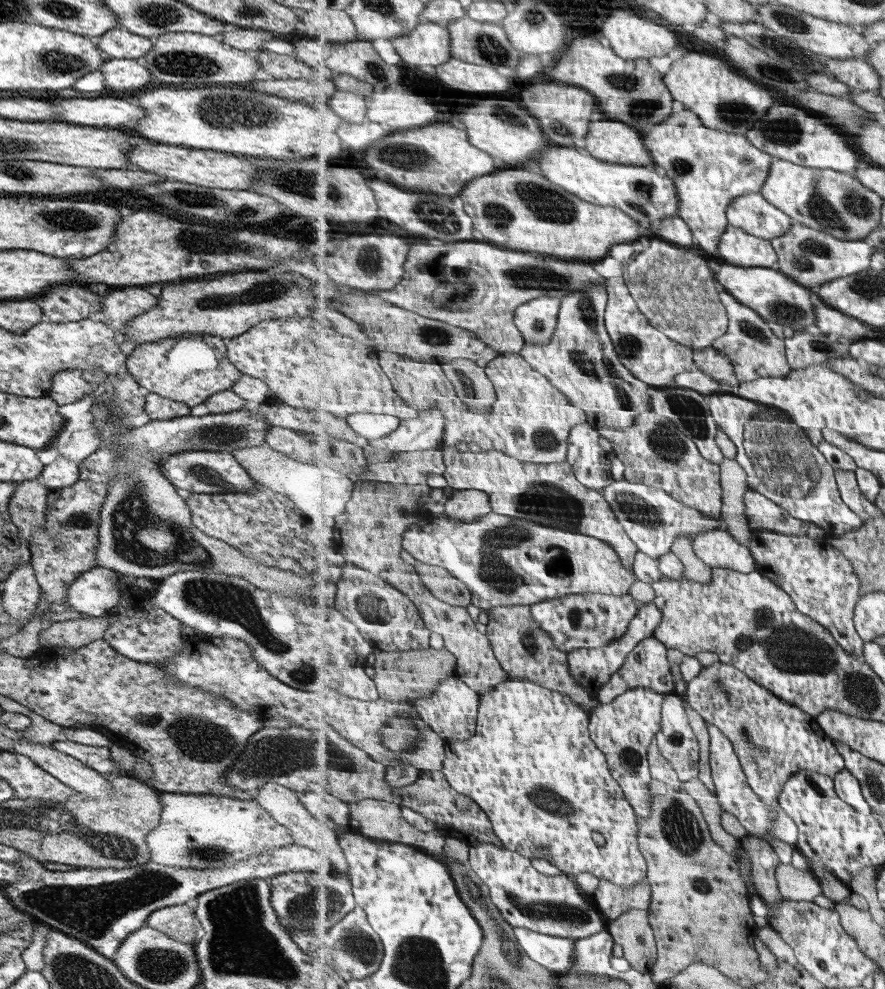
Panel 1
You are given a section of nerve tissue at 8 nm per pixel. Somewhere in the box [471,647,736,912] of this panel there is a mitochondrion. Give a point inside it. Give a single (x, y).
(678, 825)

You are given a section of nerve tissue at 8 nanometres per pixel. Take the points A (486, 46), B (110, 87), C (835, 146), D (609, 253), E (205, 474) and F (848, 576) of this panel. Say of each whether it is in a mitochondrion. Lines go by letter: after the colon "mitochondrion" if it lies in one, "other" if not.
A: mitochondrion
B: other
C: other
D: other
E: mitochondrion
F: other

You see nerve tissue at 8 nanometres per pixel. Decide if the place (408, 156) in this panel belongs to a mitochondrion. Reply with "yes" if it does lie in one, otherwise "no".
yes

